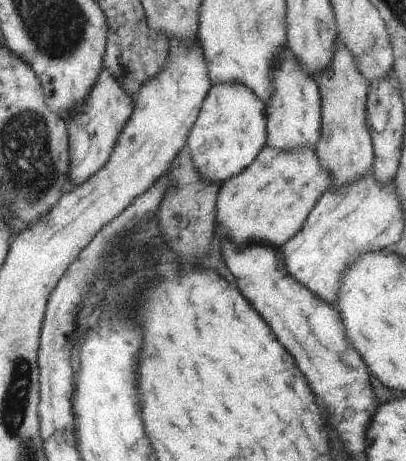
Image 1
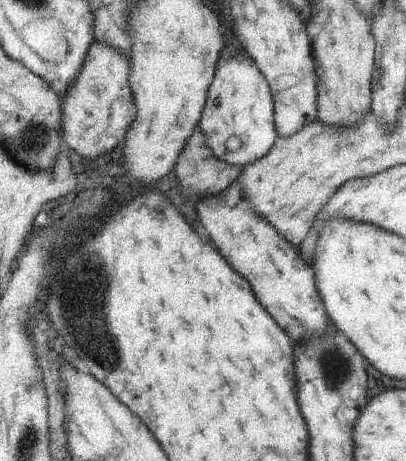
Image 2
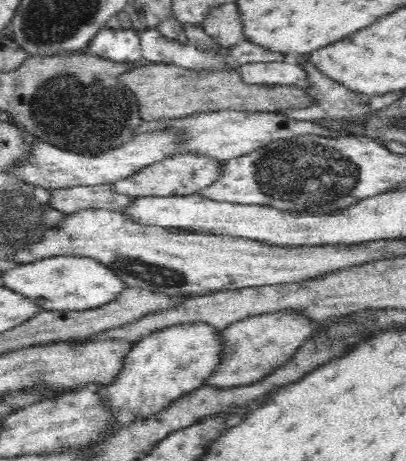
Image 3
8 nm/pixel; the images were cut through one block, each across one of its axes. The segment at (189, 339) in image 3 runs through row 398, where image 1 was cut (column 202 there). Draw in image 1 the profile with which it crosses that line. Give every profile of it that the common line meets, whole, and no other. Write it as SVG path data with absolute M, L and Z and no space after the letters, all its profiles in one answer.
M235 82L213 84L203 110L199 110L199 120L187 138L187 156L199 174L199 178L211 184L223 184L237 174L243 174L255 160L257 152L265 148L265 106L257 100L251 90Z

